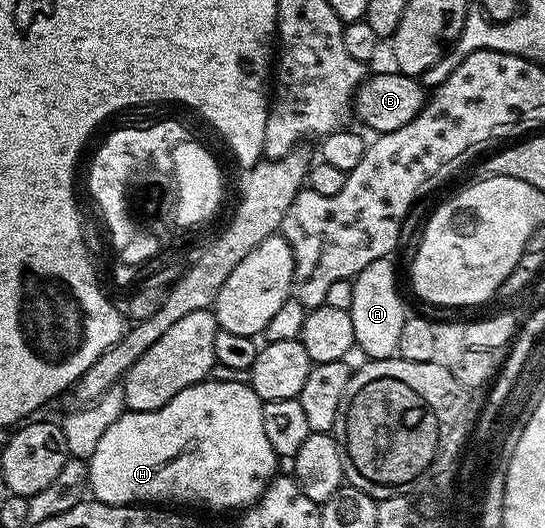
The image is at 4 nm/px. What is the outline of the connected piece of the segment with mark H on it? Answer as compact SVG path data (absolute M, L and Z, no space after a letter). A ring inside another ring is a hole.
M209 378L182 390L182 394L174 394L174 398L158 410L125 411L102 435L93 456L86 461L91 495L103 504L156 506L168 502L164 500L173 500L176 506L193 504L212 512L250 508L278 472L276 451L266 439L266 430L262 426L263 409L264 401L258 398L251 383Z

